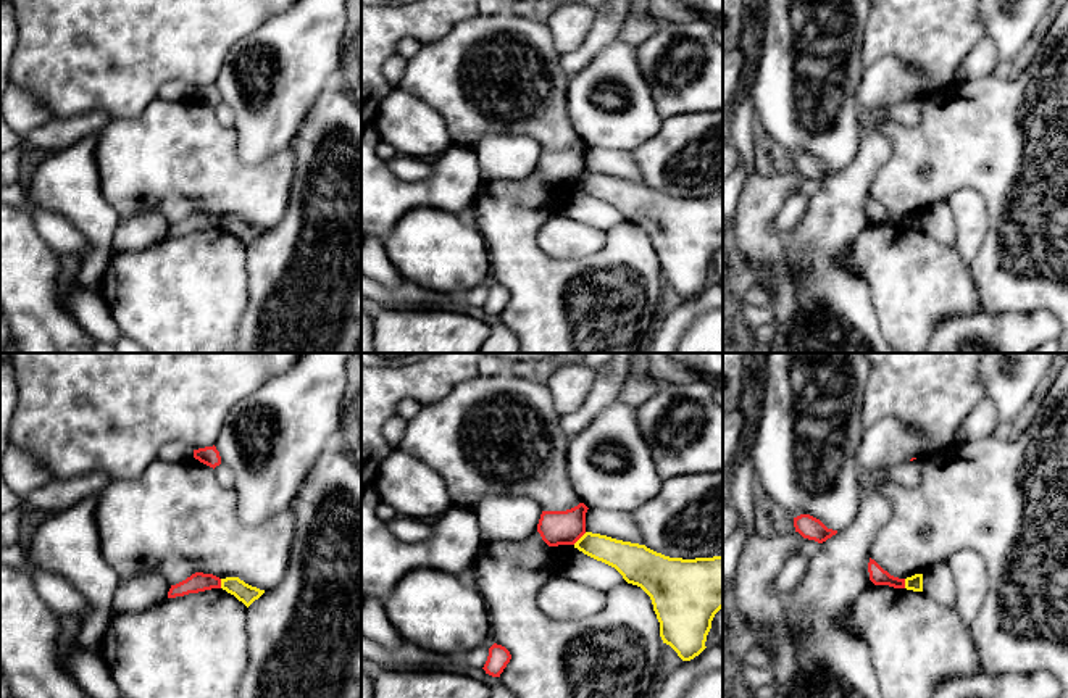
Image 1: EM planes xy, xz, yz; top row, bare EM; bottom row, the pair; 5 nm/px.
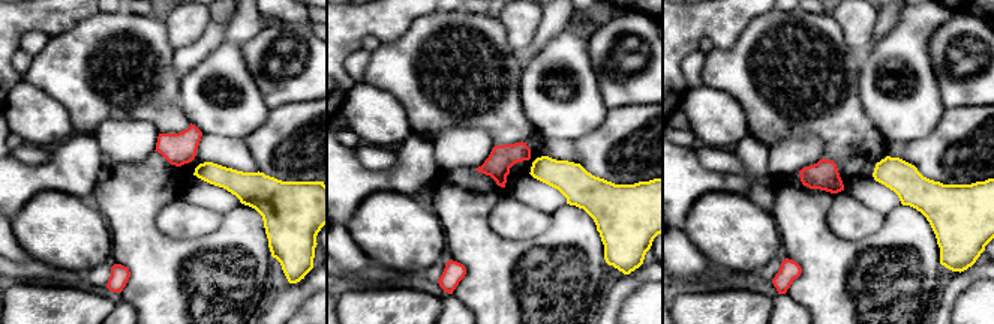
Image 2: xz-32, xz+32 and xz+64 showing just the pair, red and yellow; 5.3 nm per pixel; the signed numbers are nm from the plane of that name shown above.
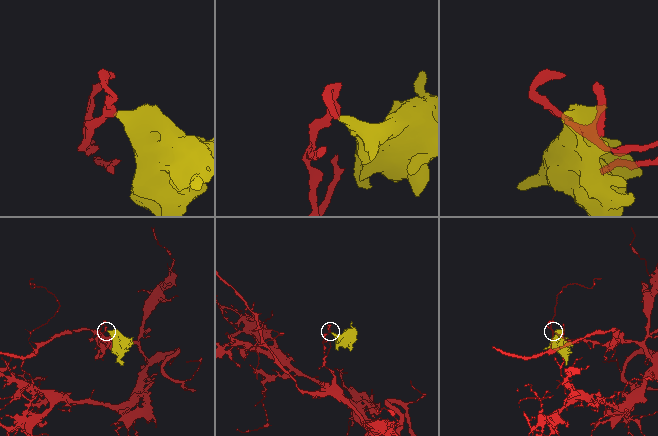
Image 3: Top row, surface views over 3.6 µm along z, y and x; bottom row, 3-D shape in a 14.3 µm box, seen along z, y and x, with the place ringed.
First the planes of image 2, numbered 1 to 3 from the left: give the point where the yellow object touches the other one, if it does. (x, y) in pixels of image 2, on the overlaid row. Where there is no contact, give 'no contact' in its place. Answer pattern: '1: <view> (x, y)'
1: no contact
2: no contact
3: no contact

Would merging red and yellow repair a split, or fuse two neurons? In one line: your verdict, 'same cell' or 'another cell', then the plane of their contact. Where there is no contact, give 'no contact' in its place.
another cell; contact in xz

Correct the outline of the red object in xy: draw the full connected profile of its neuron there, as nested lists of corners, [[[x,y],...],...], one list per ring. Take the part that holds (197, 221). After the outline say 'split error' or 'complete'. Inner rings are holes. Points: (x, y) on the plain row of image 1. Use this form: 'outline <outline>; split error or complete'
outline [[[195,211],[186,219],[171,224],[168,237],[184,235],[189,232],[198,232],[211,227],[221,227],[221,218],[213,213]]]; complete

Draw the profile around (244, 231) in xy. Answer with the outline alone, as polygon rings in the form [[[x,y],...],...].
[[[239,216],[221,218],[221,227],[234,234],[247,247],[265,232],[265,229],[252,226],[240,219]]]

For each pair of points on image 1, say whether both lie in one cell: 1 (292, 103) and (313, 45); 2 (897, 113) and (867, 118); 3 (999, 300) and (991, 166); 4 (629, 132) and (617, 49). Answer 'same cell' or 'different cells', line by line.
1: same cell
2: same cell
3: same cell
4: same cell

